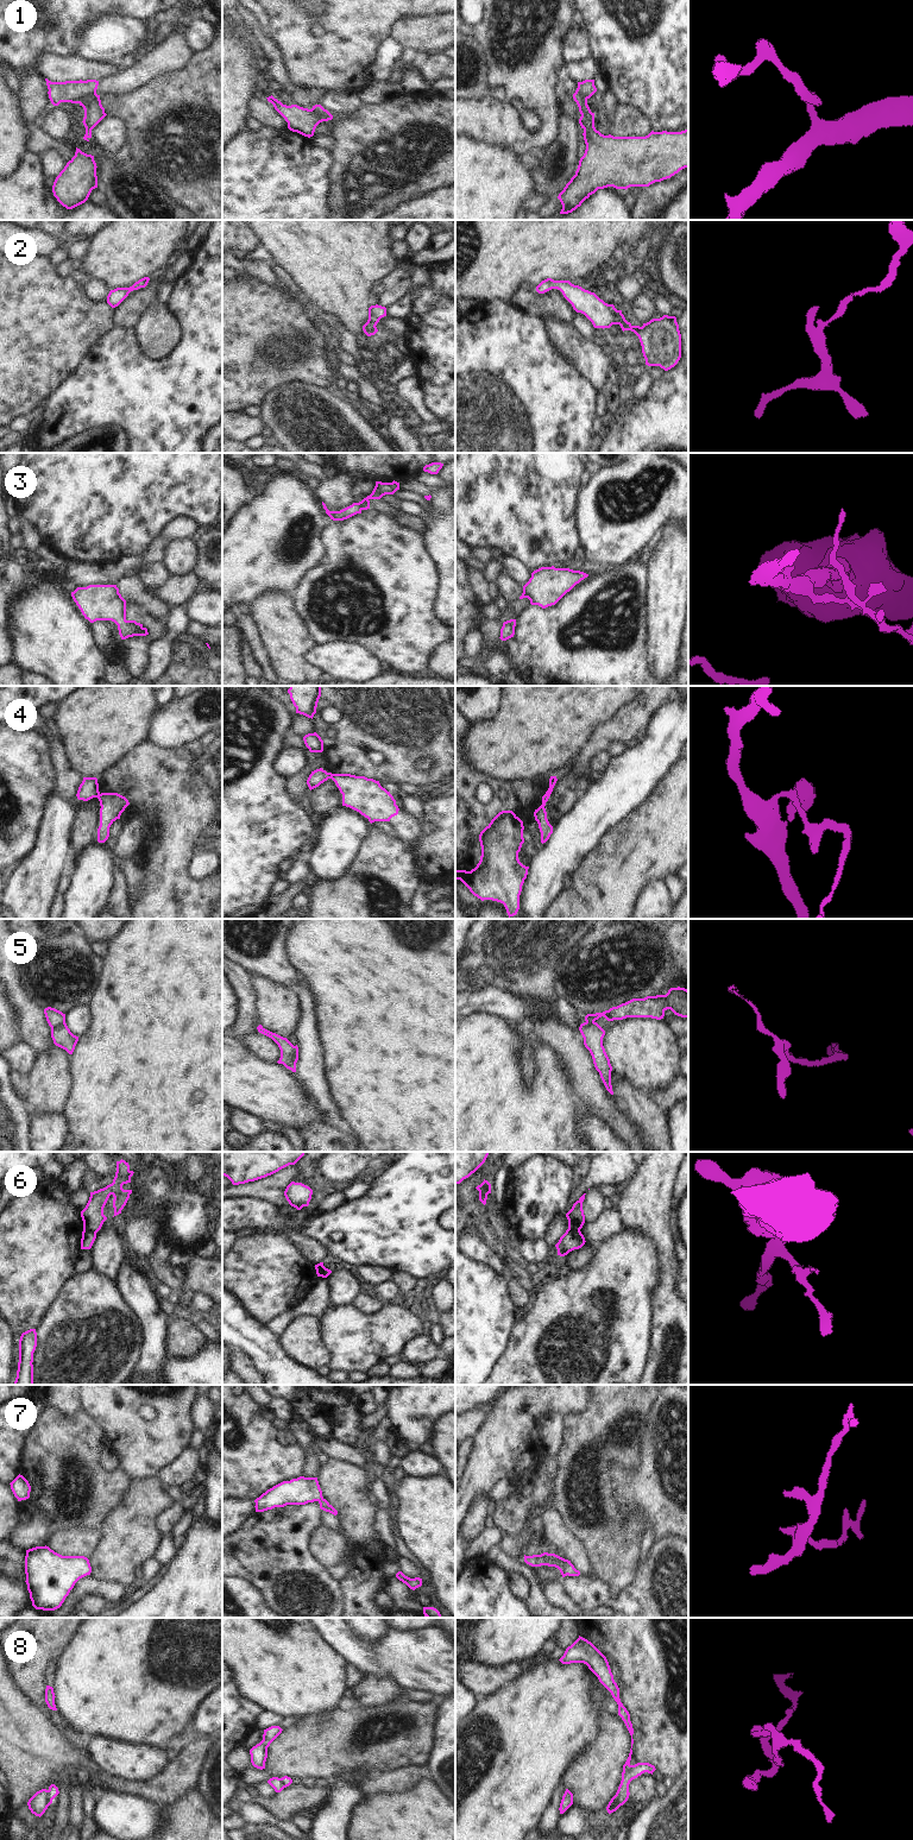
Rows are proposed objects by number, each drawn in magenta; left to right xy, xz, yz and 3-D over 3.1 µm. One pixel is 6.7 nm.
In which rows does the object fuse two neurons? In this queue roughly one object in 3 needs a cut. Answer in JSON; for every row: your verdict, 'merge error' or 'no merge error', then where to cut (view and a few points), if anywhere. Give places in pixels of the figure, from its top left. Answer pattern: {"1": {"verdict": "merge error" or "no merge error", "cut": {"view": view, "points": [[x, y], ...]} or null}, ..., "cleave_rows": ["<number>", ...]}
{"1": {"verdict": "merge error", "cut": {"view": "xy", "points": [[95, 92], [86, 94], [77, 102]]}}, "2": {"verdict": "no merge error", "cut": null}, "3": {"verdict": "no merge error", "cut": null}, "4": {"verdict": "merge error", "cut": {"view": "xz", "points": [[332, 774], [329, 777]]}}, "5": {"verdict": "merge error", "cut": {"view": "xy", "points": [[64, 1021], [51, 1028]]}}, "6": {"verdict": "merge error", "cut": {"view": "xy", "points": [[83, 1229], [90, 1229], [95, 1233]]}}, "7": {"verdict": "no merge error", "cut": null}, "8": {"verdict": "merge error", "cut": {"view": "yz", "points": [[630, 1765], [622, 1777]]}}, "cleave_rows": ["1", "4", "5", "6", "8"]}

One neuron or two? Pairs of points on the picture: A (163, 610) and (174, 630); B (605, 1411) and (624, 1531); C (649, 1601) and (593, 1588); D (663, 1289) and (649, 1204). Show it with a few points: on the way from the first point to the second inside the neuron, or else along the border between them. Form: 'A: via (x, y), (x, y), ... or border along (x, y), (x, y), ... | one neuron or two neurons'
A: border along (172, 605), (164, 618) | two neurons
B: via (575, 1451), (564, 1494), (568, 1516), (584, 1527) | one neuron
C: via (635, 1601), (615, 1601), (608, 1598) | one neuron
D: via (667, 1267), (666, 1248), (656, 1226) | one neuron

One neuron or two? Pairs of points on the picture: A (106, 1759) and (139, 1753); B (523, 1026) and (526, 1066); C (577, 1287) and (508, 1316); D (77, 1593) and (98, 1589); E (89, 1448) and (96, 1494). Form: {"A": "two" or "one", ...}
{"A": "one", "B": "one", "C": "two", "D": "one", "E": "one"}

